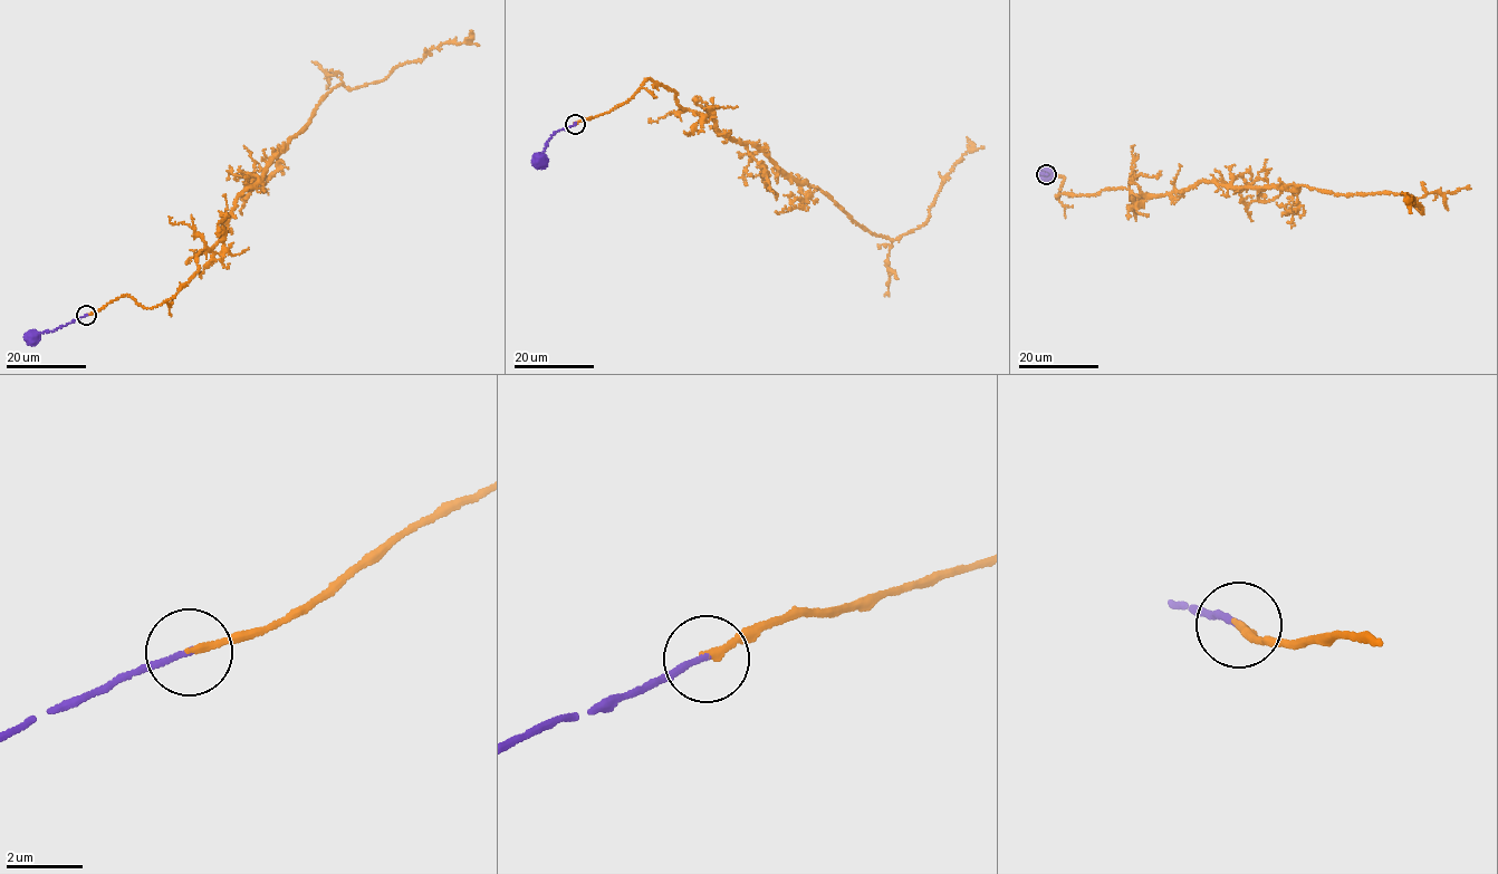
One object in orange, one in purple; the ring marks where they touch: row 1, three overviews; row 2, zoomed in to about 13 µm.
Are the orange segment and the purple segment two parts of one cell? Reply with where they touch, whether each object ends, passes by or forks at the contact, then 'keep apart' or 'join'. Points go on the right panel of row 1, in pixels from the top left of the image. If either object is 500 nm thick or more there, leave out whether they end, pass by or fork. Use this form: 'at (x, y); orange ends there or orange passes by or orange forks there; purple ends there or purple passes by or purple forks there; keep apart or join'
at (1046, 174); orange ends there; purple ends there; join

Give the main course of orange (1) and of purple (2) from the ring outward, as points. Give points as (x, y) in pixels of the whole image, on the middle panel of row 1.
1: (575, 124), (652, 79), (720, 134), (751, 142), (894, 239), (924, 224), (970, 151), (966, 136)
2: (575, 124), (553, 133), (537, 159), (536, 165)

